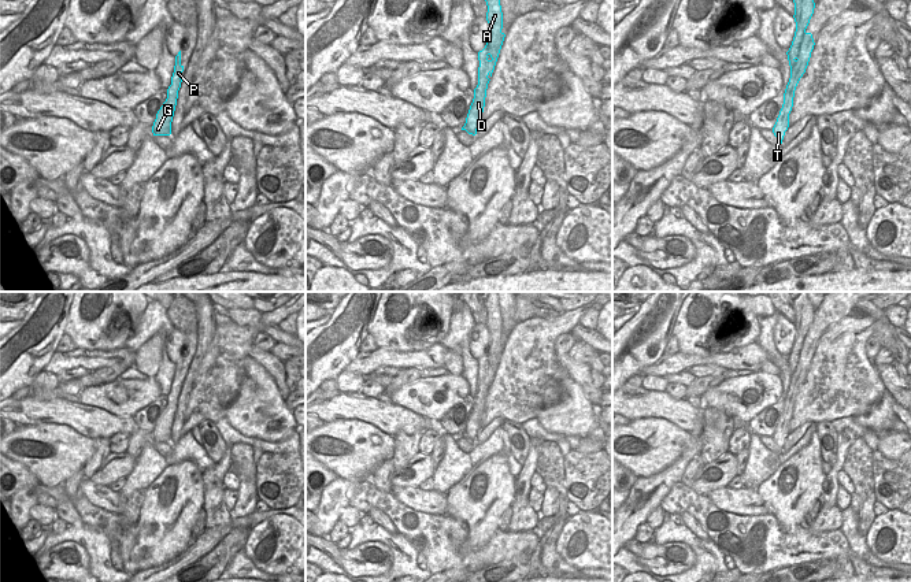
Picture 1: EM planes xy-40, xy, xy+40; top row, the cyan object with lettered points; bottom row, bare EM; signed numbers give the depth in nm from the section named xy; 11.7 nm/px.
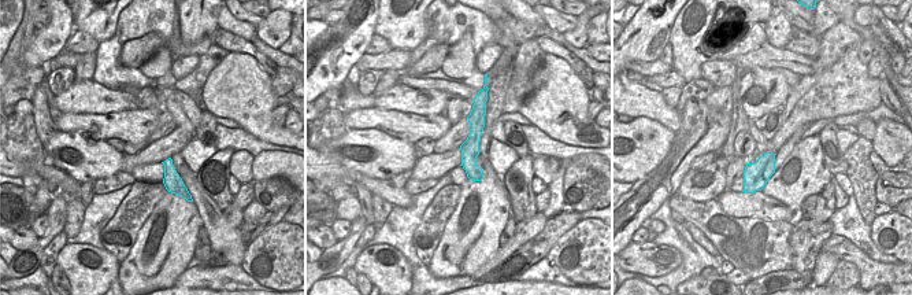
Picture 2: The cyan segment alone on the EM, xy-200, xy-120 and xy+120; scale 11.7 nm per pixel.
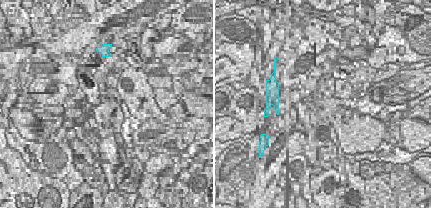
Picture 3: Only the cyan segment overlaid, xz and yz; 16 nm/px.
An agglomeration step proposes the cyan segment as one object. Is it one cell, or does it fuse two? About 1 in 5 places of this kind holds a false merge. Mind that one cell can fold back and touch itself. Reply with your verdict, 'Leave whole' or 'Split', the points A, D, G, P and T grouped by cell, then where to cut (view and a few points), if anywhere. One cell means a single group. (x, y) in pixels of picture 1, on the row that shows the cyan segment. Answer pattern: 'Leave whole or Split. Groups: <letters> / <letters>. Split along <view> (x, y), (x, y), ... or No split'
Split. Groups: A D G P / T. Split along xy+40 (780, 111), (788, 119).

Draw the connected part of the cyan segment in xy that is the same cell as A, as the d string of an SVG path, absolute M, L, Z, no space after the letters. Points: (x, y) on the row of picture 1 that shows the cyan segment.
M485 0L488 5L486 21L489 23L489 40L482 51L478 52L478 85L474 89L474 99L470 105L466 123L462 130L469 134L477 133L479 121L482 119L482 112L485 107L486 89L489 84L489 75L495 70L503 41L506 34L503 29L503 12L500 0Z

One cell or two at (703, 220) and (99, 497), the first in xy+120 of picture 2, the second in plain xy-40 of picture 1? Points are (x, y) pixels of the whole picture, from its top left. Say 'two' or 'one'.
two

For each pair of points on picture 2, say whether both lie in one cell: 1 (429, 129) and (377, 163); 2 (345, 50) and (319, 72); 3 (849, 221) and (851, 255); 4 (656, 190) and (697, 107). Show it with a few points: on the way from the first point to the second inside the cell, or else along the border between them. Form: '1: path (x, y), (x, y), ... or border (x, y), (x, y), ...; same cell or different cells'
1: border (378, 131), (412, 144); different cells
2: path (338, 50), (323, 65); same cell
3: border (846, 238), (871, 258), (877, 260); different cells
4: path (674, 169), (684, 148), (697, 135), (697, 128); same cell

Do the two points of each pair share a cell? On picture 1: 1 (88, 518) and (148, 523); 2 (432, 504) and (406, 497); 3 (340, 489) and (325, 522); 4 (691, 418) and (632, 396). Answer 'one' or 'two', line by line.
1: two
2: one
3: one
4: one

